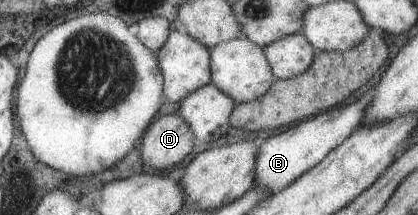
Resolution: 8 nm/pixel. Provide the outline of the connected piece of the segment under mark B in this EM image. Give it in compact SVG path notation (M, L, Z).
M370 93L350 105L319 114L295 123L282 133L267 138L258 149L256 186L269 194L285 189L292 181L320 163L333 148L336 148L363 121L362 115L370 98Z

